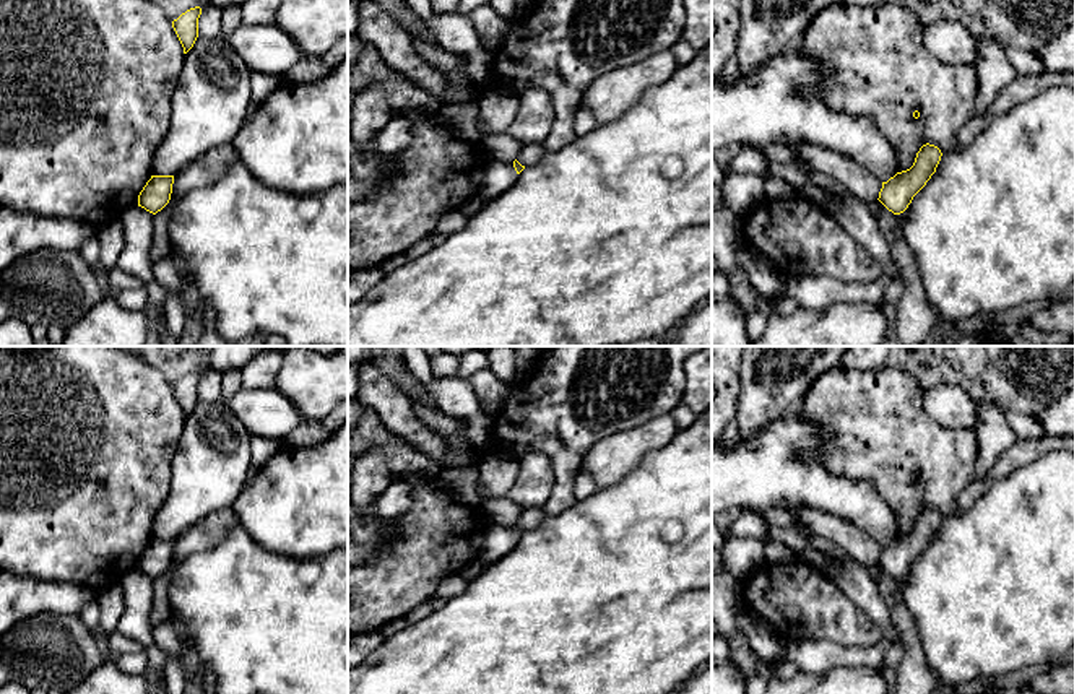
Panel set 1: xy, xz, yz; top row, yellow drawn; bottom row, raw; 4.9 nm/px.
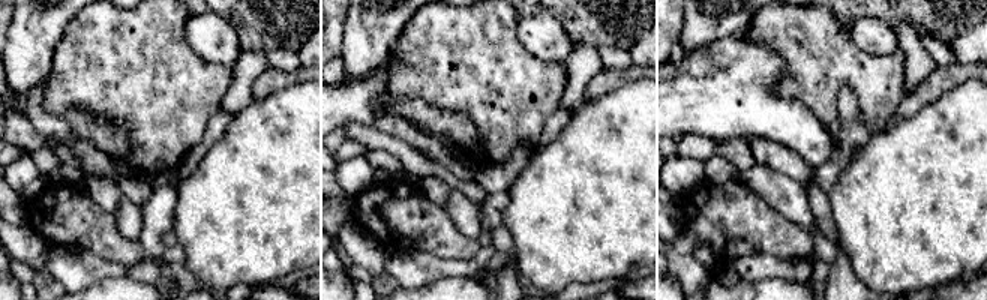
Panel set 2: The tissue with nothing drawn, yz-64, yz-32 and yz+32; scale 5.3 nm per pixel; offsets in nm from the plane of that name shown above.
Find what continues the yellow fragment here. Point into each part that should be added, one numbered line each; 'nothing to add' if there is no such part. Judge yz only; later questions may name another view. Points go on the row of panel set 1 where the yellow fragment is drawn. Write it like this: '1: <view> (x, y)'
nothing to add

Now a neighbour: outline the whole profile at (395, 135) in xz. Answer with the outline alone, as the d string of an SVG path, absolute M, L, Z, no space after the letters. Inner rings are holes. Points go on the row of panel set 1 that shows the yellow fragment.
M395 117L372 140L372 148L382 154L396 154L411 141L413 122L406 117Z

